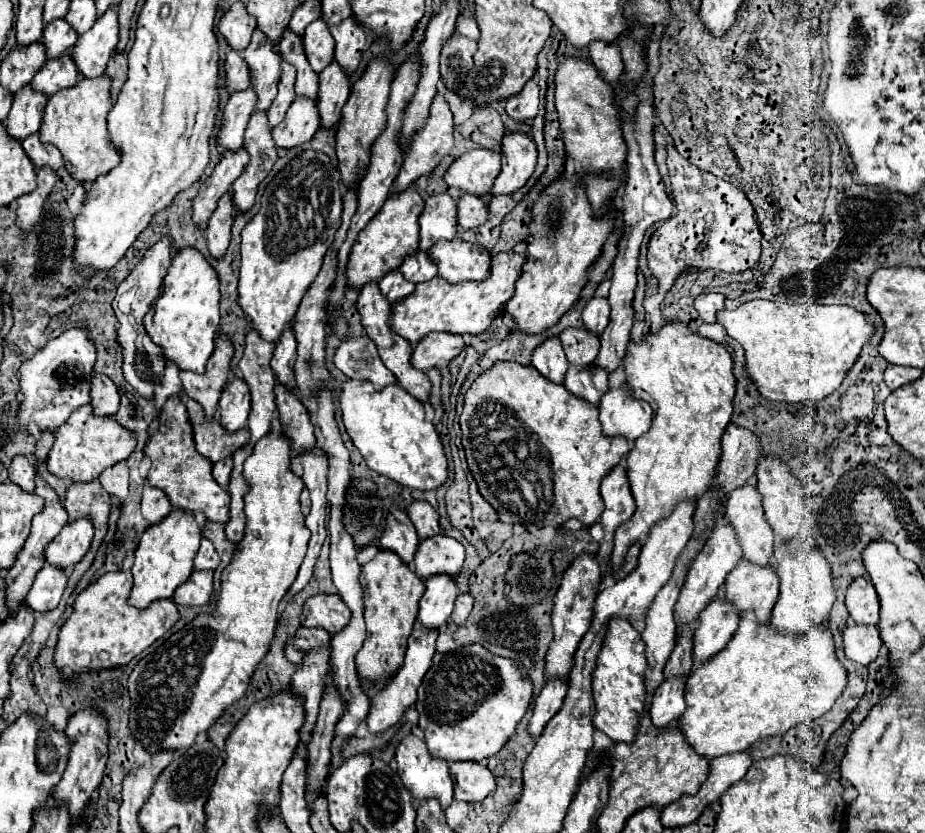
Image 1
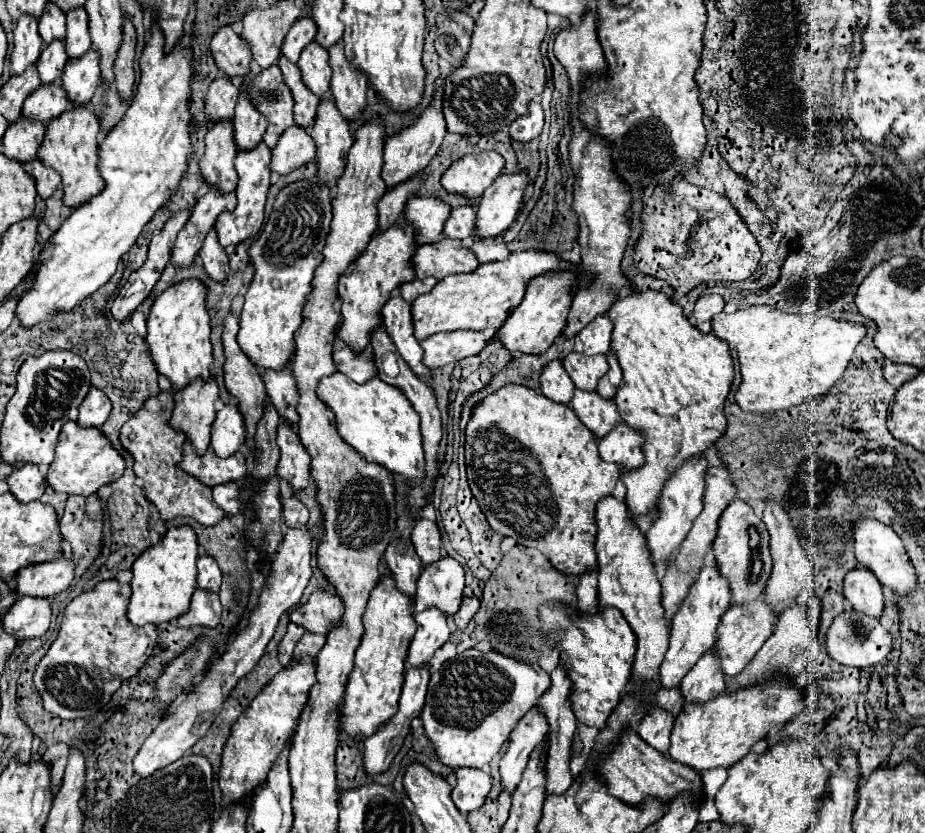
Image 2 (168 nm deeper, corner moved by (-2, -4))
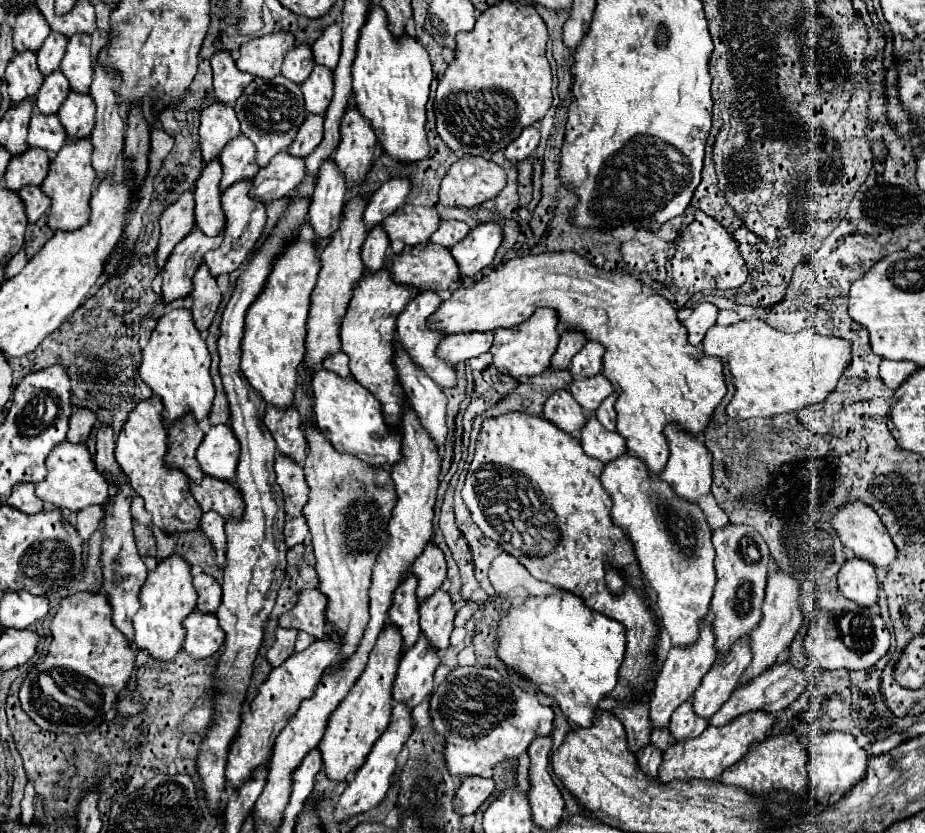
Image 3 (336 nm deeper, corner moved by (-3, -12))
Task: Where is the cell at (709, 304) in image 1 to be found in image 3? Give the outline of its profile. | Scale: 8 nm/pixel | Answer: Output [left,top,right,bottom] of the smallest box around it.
[684,304,718,346]

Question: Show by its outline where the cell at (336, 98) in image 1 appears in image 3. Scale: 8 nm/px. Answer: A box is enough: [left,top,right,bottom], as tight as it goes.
[308,158,348,248]

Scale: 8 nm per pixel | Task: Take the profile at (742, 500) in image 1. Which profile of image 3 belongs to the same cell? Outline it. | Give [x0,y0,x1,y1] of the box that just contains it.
[710,524,770,656]

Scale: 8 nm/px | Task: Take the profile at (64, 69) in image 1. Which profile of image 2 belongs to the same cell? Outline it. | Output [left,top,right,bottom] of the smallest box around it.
[23,82,67,124]

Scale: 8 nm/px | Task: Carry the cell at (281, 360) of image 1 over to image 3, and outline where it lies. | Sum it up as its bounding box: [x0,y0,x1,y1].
[264,406,306,464]

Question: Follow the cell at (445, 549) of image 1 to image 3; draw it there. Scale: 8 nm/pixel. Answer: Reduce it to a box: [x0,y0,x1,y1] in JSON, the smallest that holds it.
[420,590,454,650]

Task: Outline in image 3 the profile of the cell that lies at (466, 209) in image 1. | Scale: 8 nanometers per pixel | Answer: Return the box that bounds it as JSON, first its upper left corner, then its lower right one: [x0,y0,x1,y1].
[430,220,468,248]

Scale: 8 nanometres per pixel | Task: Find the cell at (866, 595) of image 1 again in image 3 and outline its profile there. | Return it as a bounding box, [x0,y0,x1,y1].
[838,558,878,608]

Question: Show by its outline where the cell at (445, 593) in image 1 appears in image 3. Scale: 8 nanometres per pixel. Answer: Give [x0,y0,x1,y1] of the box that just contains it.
[392,634,438,708]

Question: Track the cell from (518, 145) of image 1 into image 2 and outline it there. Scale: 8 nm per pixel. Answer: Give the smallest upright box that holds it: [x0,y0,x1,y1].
[473,172,529,238]

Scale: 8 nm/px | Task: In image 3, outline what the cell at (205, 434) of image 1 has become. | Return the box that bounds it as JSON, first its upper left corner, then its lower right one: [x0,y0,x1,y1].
[190,476,244,518]

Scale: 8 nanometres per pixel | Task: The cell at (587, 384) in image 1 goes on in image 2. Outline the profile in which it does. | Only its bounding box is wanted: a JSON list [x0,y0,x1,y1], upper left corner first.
[569,392,621,440]

